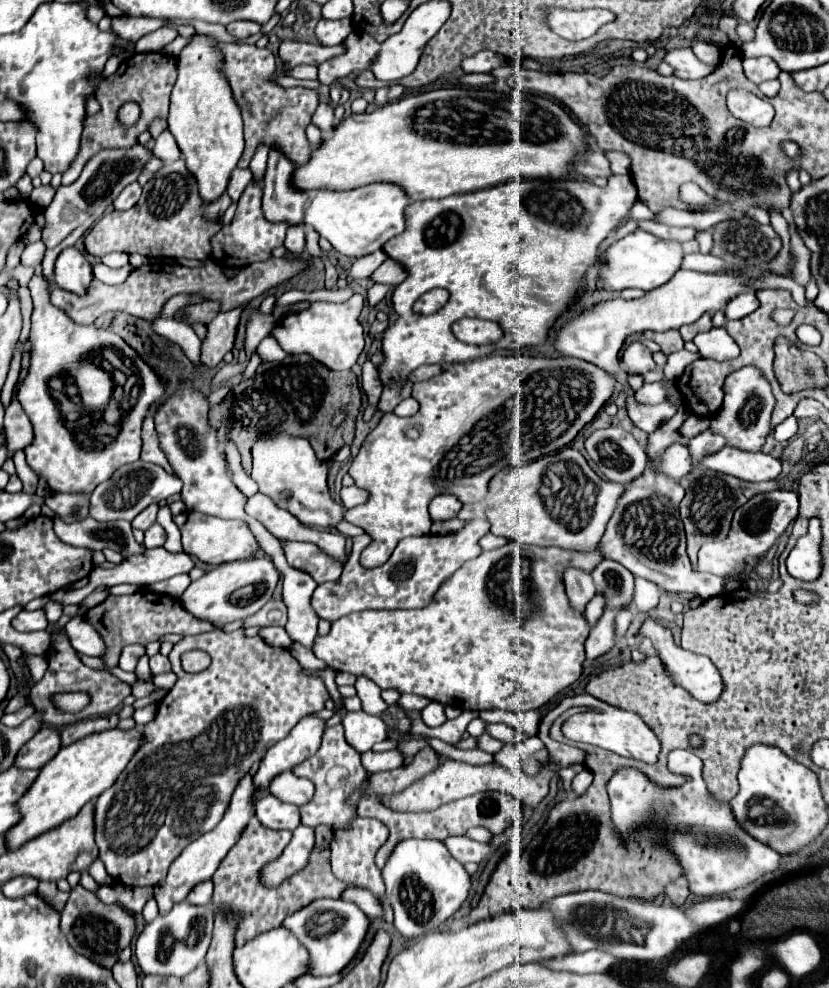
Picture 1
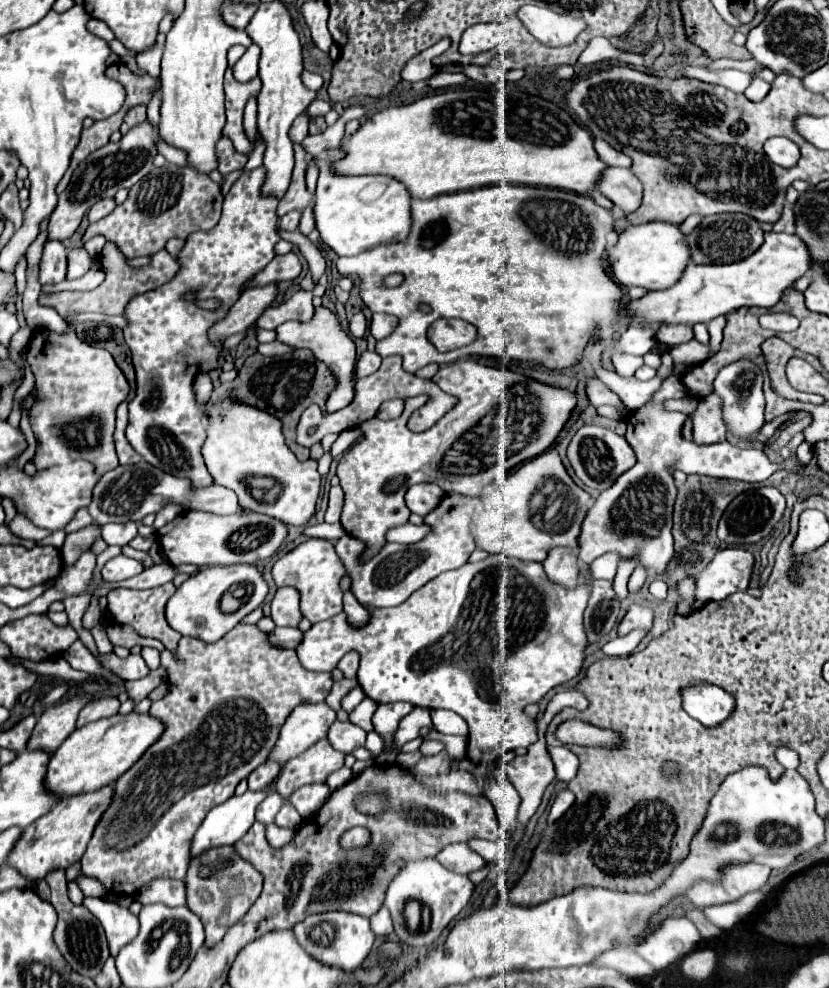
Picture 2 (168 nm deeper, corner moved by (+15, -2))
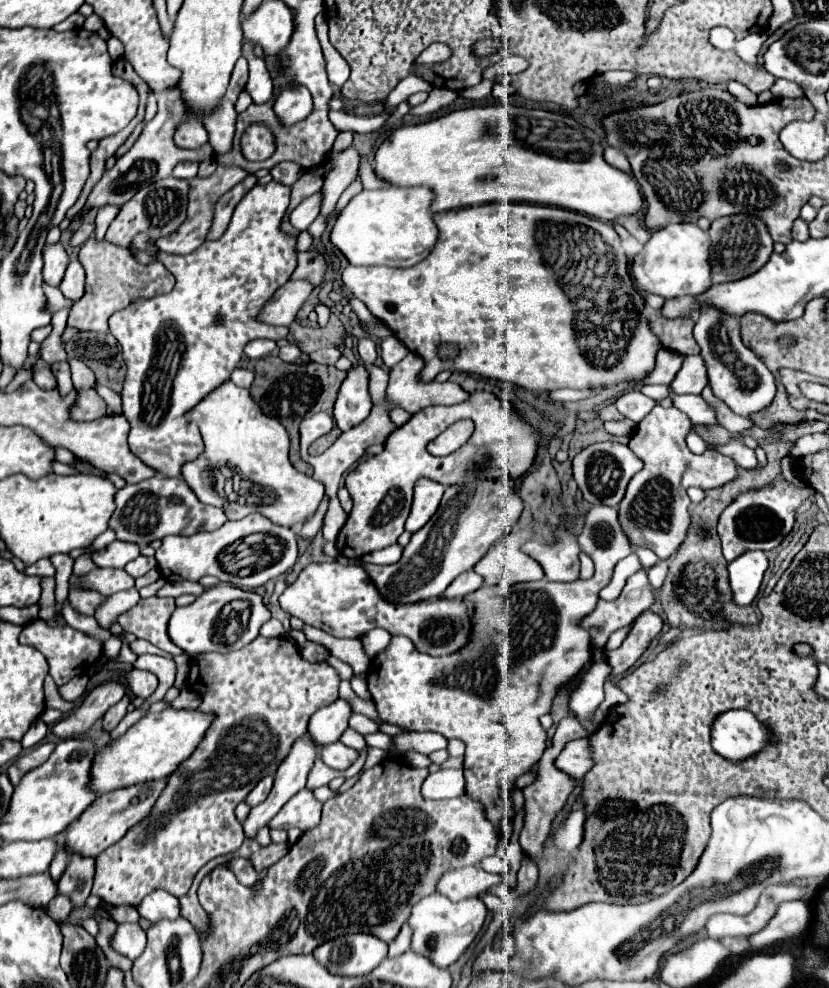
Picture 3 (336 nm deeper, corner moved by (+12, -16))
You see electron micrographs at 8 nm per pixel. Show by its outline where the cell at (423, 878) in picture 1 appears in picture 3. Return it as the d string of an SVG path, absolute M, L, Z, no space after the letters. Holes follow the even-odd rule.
M441 892L423 896L423 900L419 900L415 908L411 908L411 916L407 918L407 924L413 930L411 950L419 956L427 956L427 960L437 964L439 968L447 968L473 942L473 938L481 930L485 914L487 914L487 908L479 898L467 898L467 900L453 902L453 900L447 900L447 896L441 896ZM435 940L441 940L441 946L435 944ZM439 948L441 952L437 952Z

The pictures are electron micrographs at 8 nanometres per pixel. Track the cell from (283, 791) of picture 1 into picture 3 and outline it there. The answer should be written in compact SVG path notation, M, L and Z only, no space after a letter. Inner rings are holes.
M265 776L265 778L249 792L249 796L245 798L245 802L247 802L249 806L261 804L261 802L267 798L267 794L271 792L271 786L273 786L273 776Z

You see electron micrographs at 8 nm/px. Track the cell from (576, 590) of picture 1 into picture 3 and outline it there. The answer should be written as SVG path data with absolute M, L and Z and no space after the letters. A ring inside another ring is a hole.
M559 528L555 534L557 534L557 542L553 546L527 542L523 550L543 566L547 580L553 580L553 582L579 580L577 536L565 528Z

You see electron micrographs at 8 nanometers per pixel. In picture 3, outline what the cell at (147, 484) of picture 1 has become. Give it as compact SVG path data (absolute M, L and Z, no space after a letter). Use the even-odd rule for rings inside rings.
M157 478L143 480L139 484L127 484L115 494L115 512L109 520L109 528L117 534L119 540L135 542L139 546L149 544L153 540L161 540L169 534L189 536L199 530L211 532L221 528L227 522L223 508L207 506L197 500L195 492L187 486L187 482L177 478Z

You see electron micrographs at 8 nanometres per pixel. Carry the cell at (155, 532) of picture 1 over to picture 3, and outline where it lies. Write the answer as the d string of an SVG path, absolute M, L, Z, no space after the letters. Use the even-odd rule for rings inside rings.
M139 556L139 558L131 560L131 562L125 566L125 570L127 570L133 578L147 574L151 568L155 568L155 558L147 558L147 556Z

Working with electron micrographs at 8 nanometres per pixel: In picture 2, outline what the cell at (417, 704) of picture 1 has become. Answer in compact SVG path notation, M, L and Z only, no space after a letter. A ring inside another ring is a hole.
M396 702L396 704L380 704L374 712L372 724L374 730L384 738L384 748L394 748L394 734L398 730L398 722L412 710L414 706L408 702Z

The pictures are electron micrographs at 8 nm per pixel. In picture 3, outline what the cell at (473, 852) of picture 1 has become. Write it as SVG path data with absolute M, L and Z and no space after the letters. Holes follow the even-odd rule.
M467 866L467 868L455 868L445 872L437 884L437 890L457 902L463 898L479 896L483 890L499 884L503 884L501 876L489 874L479 866Z

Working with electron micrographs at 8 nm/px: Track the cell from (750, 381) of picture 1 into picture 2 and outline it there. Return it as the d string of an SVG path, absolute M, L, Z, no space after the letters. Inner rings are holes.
M740 358L728 366L724 366L716 380L714 390L724 400L724 422L728 430L740 438L748 438L756 434L764 426L764 392L762 392L762 370L746 358Z

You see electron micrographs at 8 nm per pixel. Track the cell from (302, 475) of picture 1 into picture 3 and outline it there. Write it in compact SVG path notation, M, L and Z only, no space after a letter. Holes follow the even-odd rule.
M229 380L205 396L189 412L189 420L193 420L201 430L205 452L197 460L183 466L183 478L203 504L223 508L229 520L239 520L247 514L259 512L271 522L287 528L305 524L317 512L325 494L323 484L303 476L289 464L287 430L279 424L279 420L263 416L259 406L249 396L249 390L239 388Z

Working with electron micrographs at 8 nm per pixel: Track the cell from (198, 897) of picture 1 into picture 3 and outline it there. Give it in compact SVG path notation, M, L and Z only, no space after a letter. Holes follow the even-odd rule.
M155 890L137 906L137 910L149 922L157 922L163 918L175 920L175 918L179 918L179 900L175 896L171 896L169 892Z

